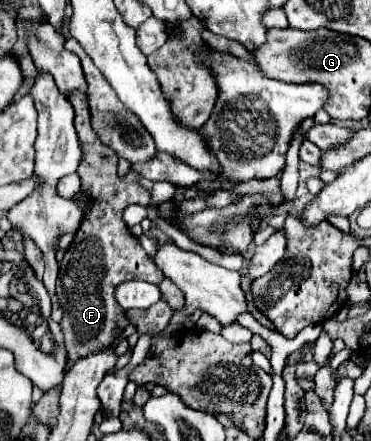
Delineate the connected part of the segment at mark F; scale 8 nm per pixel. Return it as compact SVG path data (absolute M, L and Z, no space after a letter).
M75 91L69 101L75 109L77 135L85 153L77 173L81 177L81 187L91 187L91 195L95 195L95 207L83 217L73 245L67 249L63 261L59 263L61 269L57 277L57 295L63 305L61 329L71 359L67 367L71 367L75 359L111 345L117 337L115 329L125 329L129 325L127 313L115 299L115 289L119 283L138 279L159 285L164 279L163 271L147 257L137 237L121 219L121 213L127 205L149 205L151 193L143 185L131 183L129 179L117 175L119 155L109 145L105 145L91 127L87 95L79 95L79 91Z

